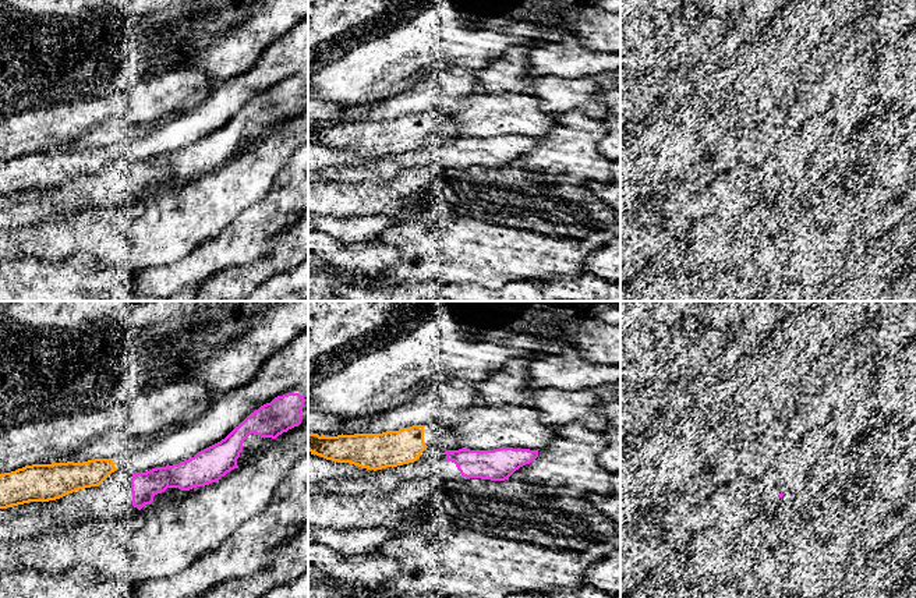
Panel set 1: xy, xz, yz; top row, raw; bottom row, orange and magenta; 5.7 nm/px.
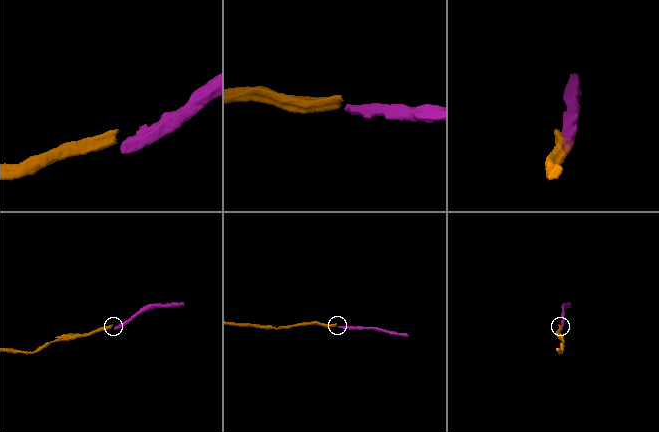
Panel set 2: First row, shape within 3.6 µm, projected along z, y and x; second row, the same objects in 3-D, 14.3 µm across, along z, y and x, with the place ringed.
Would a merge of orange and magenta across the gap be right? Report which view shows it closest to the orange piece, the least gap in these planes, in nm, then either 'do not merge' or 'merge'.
xy | 100 nm | do not merge

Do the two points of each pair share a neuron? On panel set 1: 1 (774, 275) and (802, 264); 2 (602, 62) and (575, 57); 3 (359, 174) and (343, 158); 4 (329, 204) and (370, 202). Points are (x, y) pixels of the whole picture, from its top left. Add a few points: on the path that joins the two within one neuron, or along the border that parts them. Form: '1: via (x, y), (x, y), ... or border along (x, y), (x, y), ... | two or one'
1: border along (787, 261), (787, 269), (794, 280) | two
2: via (596, 62), (582, 62) | one
3: border along (375, 159), (368, 163), (339, 165), (322, 170) | two
4: via (339, 202), (360, 202) | one

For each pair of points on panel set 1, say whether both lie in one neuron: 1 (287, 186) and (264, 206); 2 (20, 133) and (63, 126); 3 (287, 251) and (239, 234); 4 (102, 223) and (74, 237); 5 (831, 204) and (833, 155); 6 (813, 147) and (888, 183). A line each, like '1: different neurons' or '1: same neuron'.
1: same neuron
2: same neuron
3: different neurons
4: same neuron
5: same neuron
6: same neuron

